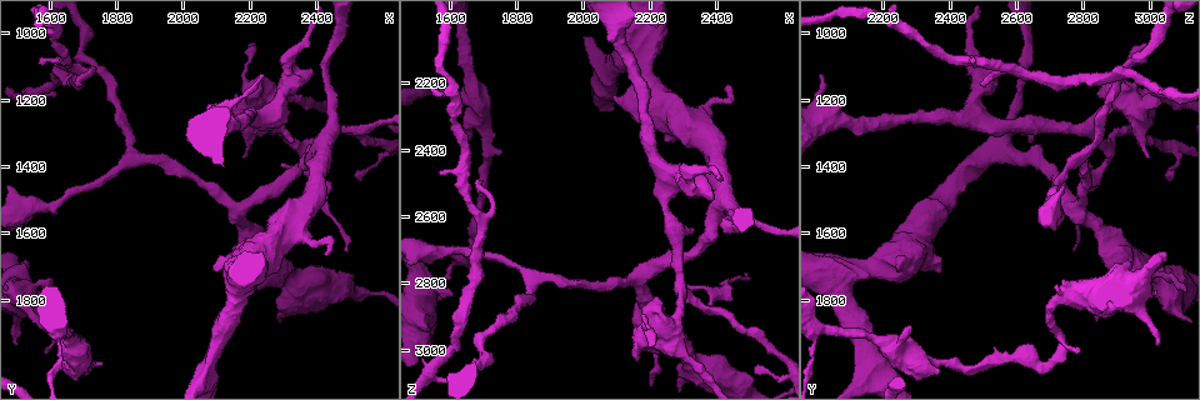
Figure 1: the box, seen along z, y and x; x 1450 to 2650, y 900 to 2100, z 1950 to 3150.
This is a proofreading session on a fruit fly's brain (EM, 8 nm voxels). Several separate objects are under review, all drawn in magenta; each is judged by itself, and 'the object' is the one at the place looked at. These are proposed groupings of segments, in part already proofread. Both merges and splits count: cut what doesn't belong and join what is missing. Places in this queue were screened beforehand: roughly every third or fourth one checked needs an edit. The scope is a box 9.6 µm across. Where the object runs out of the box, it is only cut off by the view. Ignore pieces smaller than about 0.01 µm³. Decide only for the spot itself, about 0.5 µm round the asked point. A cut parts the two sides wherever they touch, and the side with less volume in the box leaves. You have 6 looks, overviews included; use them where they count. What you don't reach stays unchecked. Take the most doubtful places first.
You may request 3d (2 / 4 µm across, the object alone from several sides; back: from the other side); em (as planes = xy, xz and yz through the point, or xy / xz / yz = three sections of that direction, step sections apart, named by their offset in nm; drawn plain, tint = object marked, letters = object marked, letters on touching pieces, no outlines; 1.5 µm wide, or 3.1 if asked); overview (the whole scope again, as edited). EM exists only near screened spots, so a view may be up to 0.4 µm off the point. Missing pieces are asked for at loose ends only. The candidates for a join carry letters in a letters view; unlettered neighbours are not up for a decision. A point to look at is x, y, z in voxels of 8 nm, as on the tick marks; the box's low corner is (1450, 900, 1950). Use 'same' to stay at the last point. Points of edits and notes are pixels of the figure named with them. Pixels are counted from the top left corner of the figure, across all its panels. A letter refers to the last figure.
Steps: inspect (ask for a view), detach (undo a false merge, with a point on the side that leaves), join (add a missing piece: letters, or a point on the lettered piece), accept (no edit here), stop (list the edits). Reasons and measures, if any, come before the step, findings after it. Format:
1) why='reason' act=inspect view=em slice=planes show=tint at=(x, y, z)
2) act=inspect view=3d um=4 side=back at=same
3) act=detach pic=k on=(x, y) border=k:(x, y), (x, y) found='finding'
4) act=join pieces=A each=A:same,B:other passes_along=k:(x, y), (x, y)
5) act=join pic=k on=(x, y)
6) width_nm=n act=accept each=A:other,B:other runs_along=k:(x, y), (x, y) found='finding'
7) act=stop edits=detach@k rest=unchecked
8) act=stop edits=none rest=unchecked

why='free end' act=inspect view=em slice=planes show=letters at=(1570, 1780, 3020)

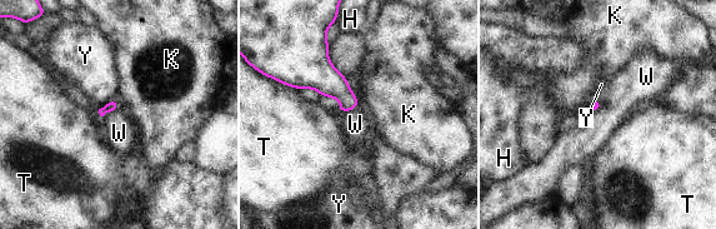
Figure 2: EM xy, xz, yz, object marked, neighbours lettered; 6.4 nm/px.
act=accept each=H:other,K:other,T:other,W:other,Y:other border=2:(358, 104), (353, 109), (339, 113) found='none of them fits'

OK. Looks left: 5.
act=inspect view=3d um=4 side=back at=(1600, 1950, 2780)

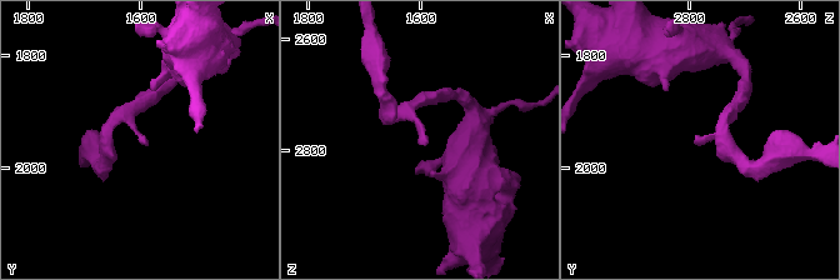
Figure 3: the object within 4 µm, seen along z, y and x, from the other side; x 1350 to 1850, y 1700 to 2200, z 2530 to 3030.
act=inspect view=em slice=xy step=8 show=tint at=(1605, 1950, 2785)

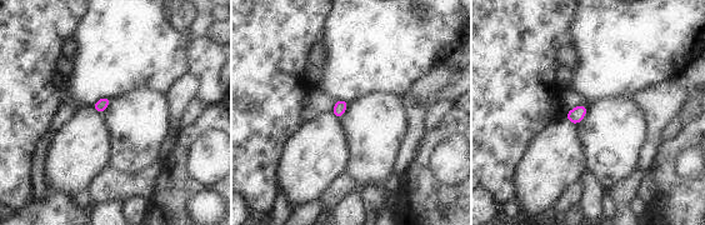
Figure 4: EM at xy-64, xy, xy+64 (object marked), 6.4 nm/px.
why='another direction' act=inspect view=em slice=planes show=letters at=same

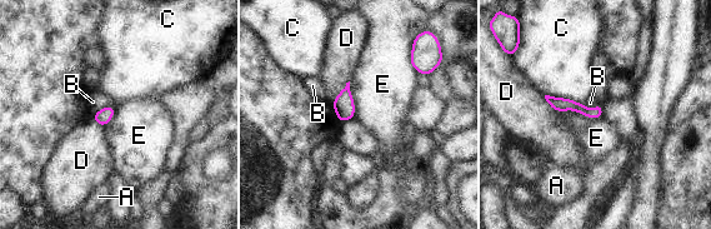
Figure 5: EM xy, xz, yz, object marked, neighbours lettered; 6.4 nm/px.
act=accept each=A:other,B:other,C:other,D:other,E:other runs_along=5:(550, 99), (599, 113) found='none of them fits'

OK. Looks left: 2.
why='free end' act=inspect view=3d um=2 at=(1690, 1160, 2500)

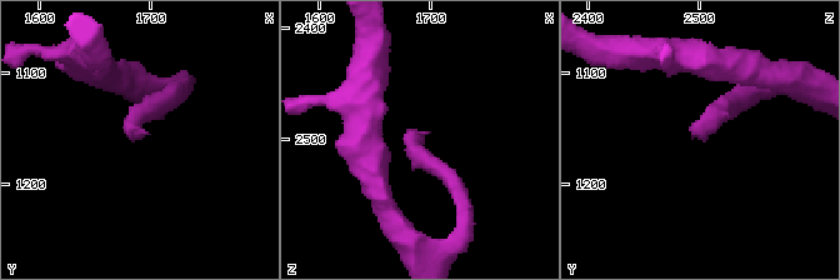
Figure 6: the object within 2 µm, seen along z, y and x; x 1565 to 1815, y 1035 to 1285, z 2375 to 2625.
why='now the EM' act=inspect view=em slice=planes show=letters at=(1688, 1156, 2492)

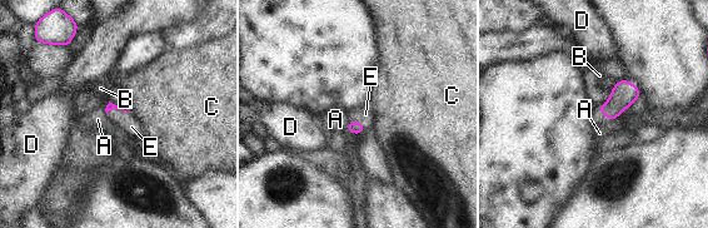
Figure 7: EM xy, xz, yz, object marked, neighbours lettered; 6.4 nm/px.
act=join pieces=E each=A:other,B:other,C:other,D:other,E:same found='the neuron continues'

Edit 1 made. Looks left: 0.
act=stop edits=join@7 rest=unchecked

